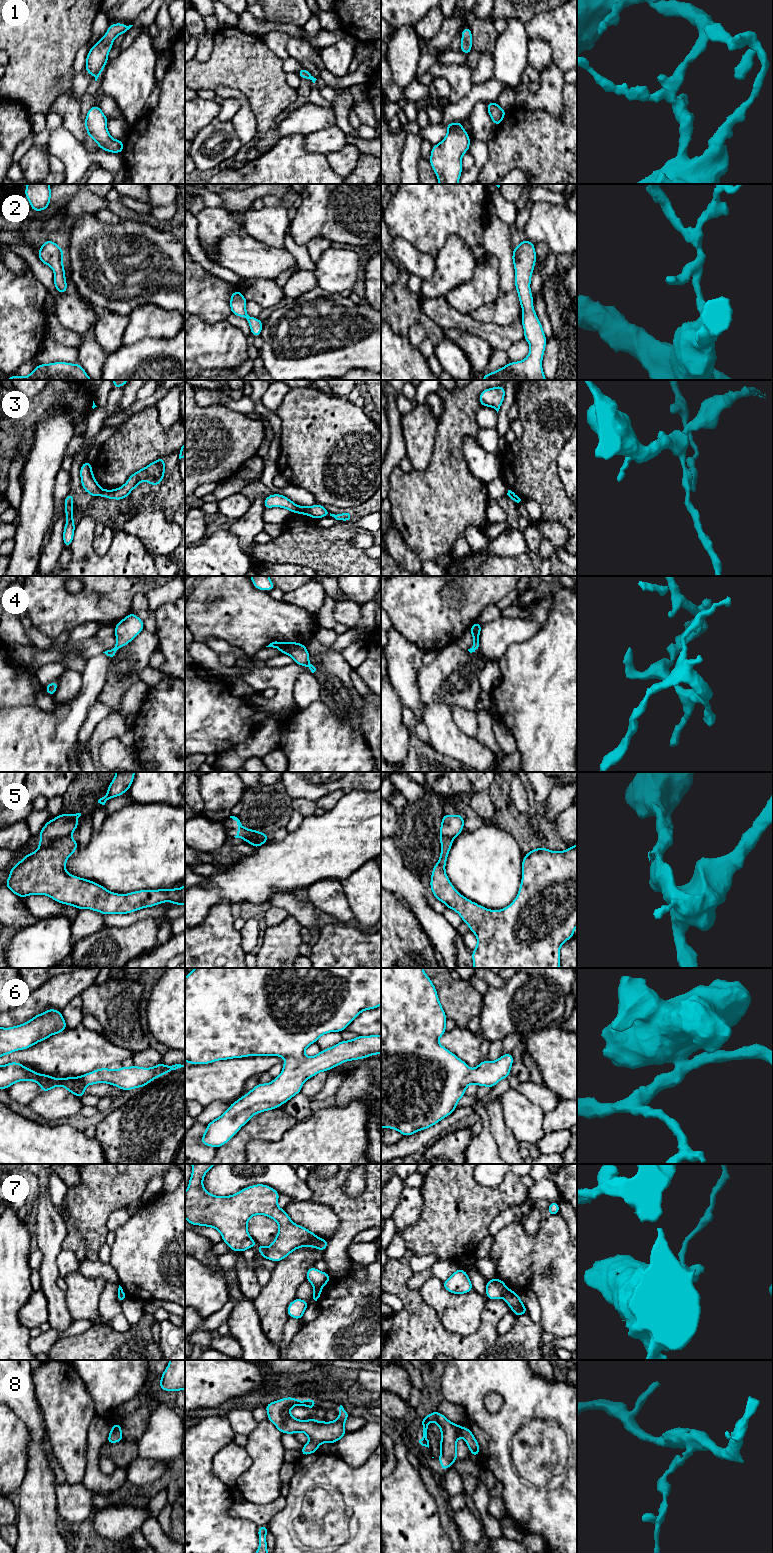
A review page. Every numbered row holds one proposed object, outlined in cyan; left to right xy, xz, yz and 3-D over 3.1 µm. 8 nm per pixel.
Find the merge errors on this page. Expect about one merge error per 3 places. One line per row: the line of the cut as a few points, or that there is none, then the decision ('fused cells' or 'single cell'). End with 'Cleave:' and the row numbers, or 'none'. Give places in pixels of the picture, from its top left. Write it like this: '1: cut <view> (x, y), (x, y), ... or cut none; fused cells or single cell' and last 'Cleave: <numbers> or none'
1: cut none; single cell
2: cut none; single cell
3: cut xz (299, 506), (295, 512); fused cells
4: cut none; single cell
5: cut xy (68, 835), (55, 838), (39, 846); fused cells
6: cut none; single cell
7: cut yz (507, 1288), (502, 1297); fused cells
8: cut none; single cell
Cleave: 3, 5, 7

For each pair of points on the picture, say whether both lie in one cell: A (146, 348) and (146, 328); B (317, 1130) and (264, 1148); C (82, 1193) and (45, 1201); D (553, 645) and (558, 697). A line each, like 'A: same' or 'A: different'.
A: different
B: same
C: different
D: same

